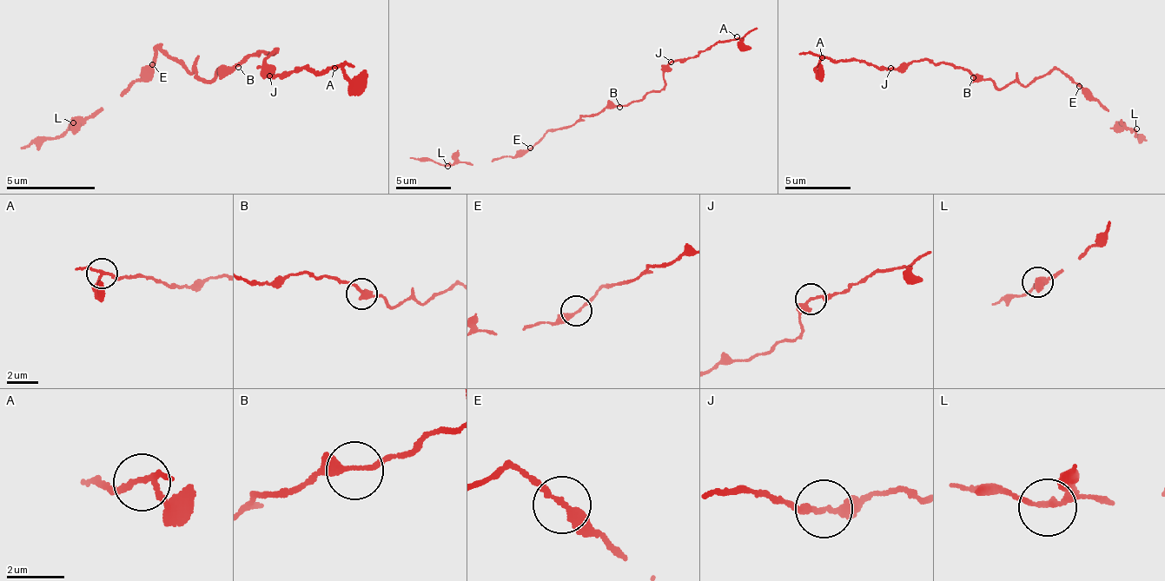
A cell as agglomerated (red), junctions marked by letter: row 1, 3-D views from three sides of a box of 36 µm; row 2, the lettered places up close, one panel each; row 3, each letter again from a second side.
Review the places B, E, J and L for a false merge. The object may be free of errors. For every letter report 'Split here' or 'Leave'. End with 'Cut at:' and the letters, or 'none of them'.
B: Leave
E: Leave
J: Leave
L: Leave
Cut at: none of them

